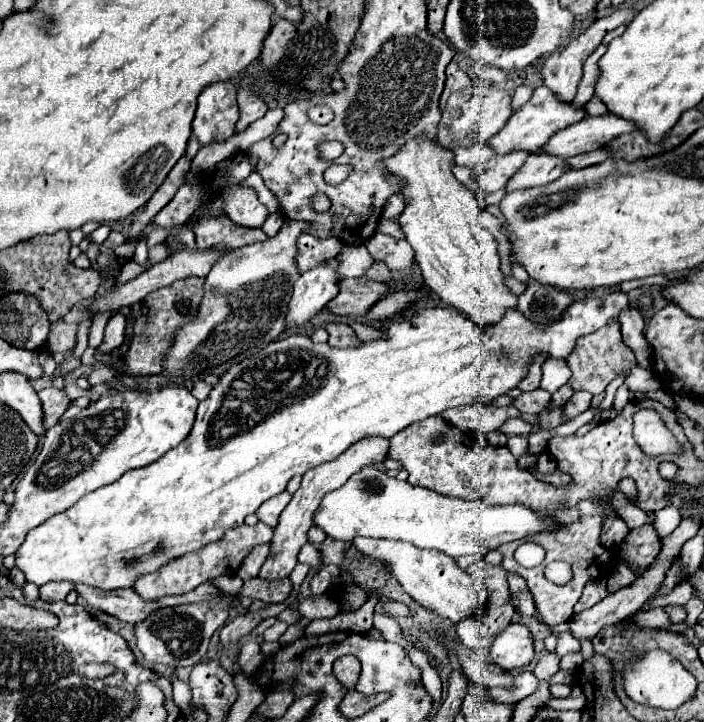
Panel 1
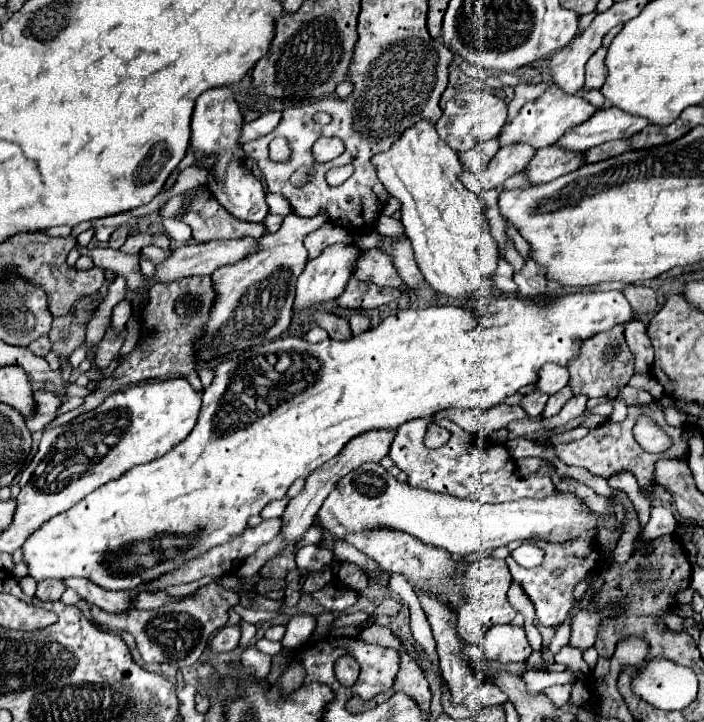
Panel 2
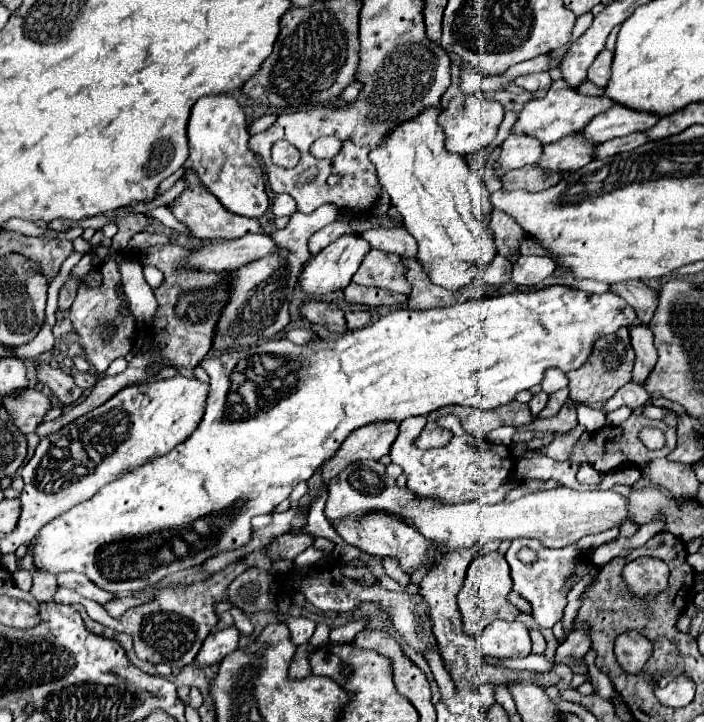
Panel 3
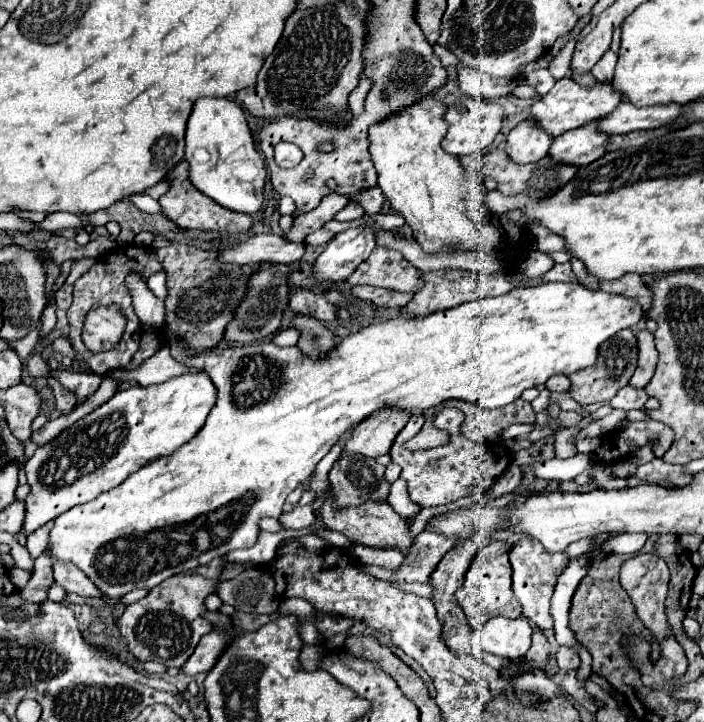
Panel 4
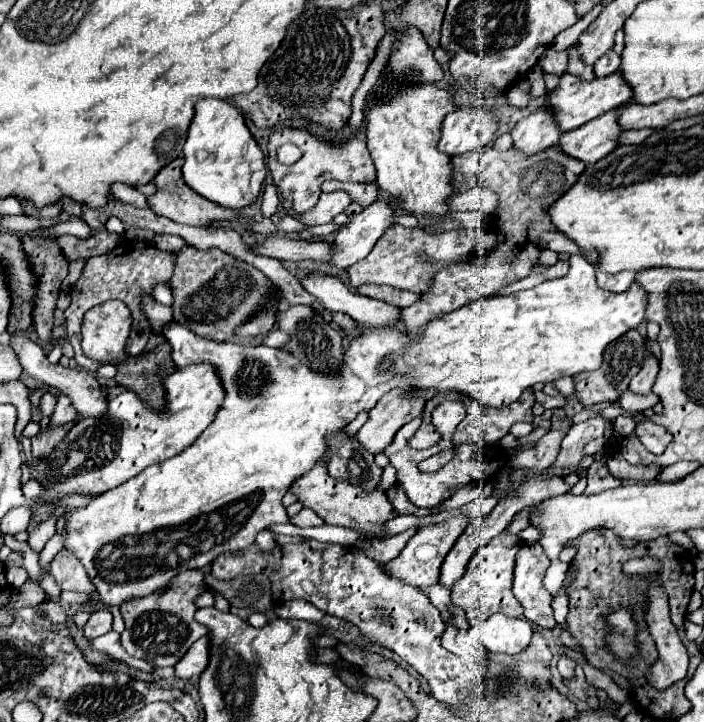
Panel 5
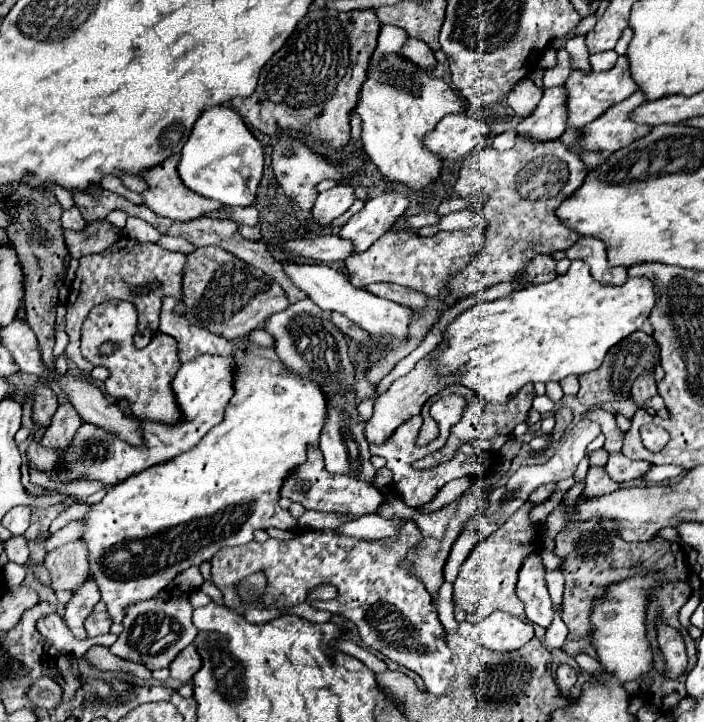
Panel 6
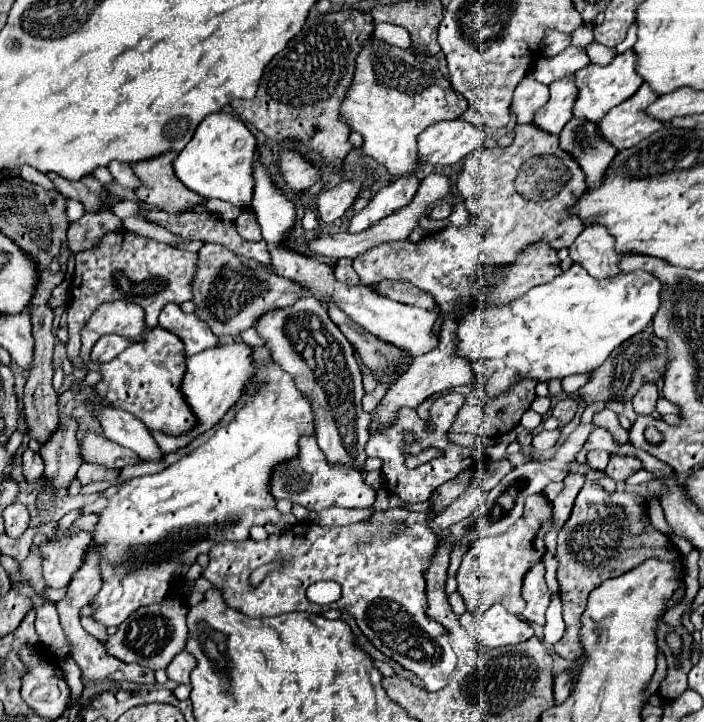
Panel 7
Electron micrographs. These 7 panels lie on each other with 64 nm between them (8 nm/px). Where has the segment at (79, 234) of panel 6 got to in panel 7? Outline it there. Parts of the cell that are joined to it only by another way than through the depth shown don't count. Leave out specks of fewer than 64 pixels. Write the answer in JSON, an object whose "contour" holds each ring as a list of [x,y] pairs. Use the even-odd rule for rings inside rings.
{"contour":[[[106,206],[100,212],[84,212],[84,216],[70,224],[68,228],[68,244],[72,252],[80,252],[82,248],[92,248],[106,232],[114,232],[122,228],[122,222]]]}

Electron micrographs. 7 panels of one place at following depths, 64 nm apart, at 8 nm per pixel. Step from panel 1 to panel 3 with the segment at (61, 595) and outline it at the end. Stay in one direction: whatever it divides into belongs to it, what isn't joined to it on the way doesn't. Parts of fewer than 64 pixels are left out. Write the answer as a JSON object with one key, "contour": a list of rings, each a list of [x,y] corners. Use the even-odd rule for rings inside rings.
{"contour":[[[32,570],[32,588],[30,588],[30,596],[38,602],[46,602],[52,600],[54,592],[58,588],[56,576],[46,572],[46,570]]]}

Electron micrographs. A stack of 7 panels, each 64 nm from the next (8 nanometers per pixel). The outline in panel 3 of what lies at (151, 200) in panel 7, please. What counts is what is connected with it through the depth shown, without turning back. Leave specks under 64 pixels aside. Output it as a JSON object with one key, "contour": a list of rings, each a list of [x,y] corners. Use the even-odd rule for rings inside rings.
{"contour":[[[188,168],[186,174],[184,174],[186,182],[188,182],[188,190],[182,192],[176,200],[172,200],[168,204],[170,212],[176,216],[178,222],[182,222],[184,226],[188,226],[188,230],[196,236],[196,238],[242,238],[250,232],[262,232],[260,228],[260,222],[254,220],[254,218],[246,218],[246,216],[238,216],[238,214],[232,214],[228,212],[220,202],[218,198],[214,198],[210,192],[206,192],[206,188],[202,188],[202,184],[198,184],[198,176],[194,176],[194,170]]]}

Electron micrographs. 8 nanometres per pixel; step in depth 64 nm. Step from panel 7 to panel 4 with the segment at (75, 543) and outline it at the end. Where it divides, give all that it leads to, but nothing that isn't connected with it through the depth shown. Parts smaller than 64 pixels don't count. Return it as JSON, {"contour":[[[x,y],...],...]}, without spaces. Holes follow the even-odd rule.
{"contour":[[[56,562],[54,564],[54,580],[66,590],[76,592],[80,596],[102,596],[98,588],[86,578],[82,570],[78,570],[72,562]]]}

